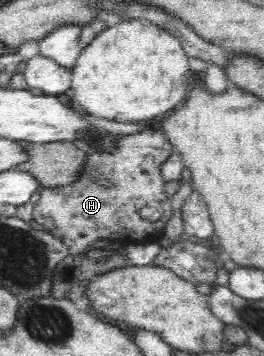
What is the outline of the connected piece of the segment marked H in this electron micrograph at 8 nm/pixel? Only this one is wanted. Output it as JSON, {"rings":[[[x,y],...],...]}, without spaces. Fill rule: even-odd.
{"rings":[[[145,126],[145,129],[132,134],[117,134],[115,136],[115,146],[113,150],[102,150],[90,146],[90,142],[83,140],[83,144],[89,145],[89,150],[85,152],[85,162],[75,178],[68,186],[48,187],[41,190],[41,198],[35,204],[32,213],[32,220],[45,230],[51,233],[55,238],[65,243],[68,249],[68,255],[75,258],[88,258],[89,252],[93,250],[92,246],[101,240],[108,242],[123,240],[121,234],[125,234],[125,240],[131,236],[131,242],[135,240],[151,240],[157,242],[159,236],[164,231],[167,222],[175,216],[172,200],[164,192],[166,181],[159,172],[161,164],[169,158],[172,152],[171,143],[168,138],[158,129],[157,126]],[[143,207],[151,207],[161,213],[161,219],[157,222],[148,222],[141,218],[140,210]]]}

